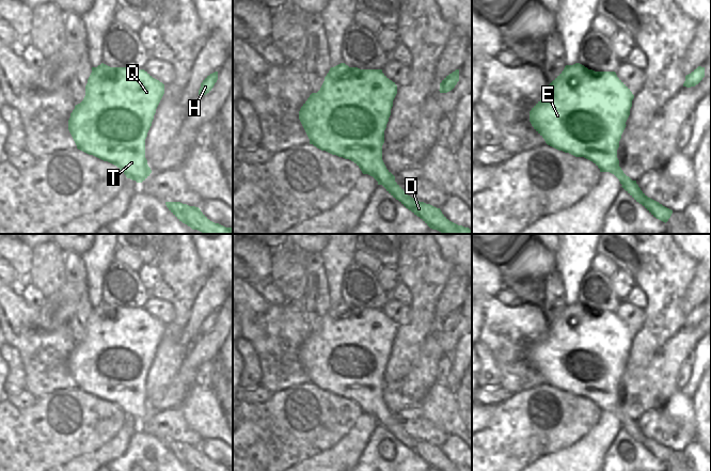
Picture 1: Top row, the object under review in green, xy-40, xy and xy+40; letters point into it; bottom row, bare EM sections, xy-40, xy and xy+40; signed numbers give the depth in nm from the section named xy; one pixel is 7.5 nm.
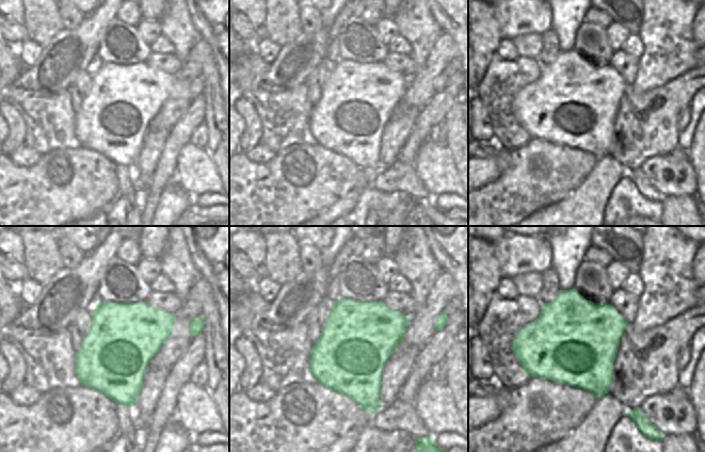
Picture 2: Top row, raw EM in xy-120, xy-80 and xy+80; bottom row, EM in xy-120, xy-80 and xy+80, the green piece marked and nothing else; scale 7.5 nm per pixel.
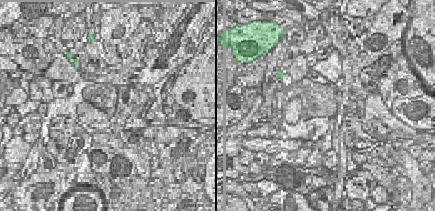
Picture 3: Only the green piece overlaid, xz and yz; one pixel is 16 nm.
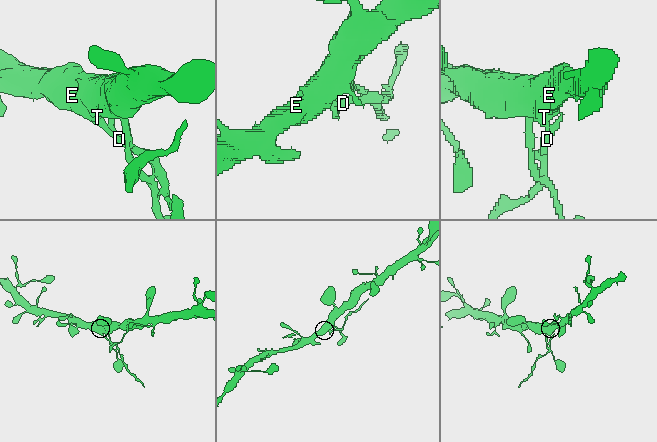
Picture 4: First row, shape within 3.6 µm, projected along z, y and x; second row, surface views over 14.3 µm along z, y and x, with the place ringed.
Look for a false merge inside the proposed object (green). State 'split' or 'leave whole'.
split

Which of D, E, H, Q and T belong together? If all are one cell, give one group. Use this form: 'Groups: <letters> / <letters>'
Groups: D / E H Q T

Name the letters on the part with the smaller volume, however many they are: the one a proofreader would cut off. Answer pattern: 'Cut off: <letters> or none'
Cut off: D

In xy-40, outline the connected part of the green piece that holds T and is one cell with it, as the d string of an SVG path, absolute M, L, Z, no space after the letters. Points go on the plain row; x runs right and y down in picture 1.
M104 302L92 307L85 325L85 335L80 343L75 345L68 359L68 370L77 388L116 405L127 418L142 422L152 412L145 397L145 378L163 333L164 324L144 309L110 307Z

